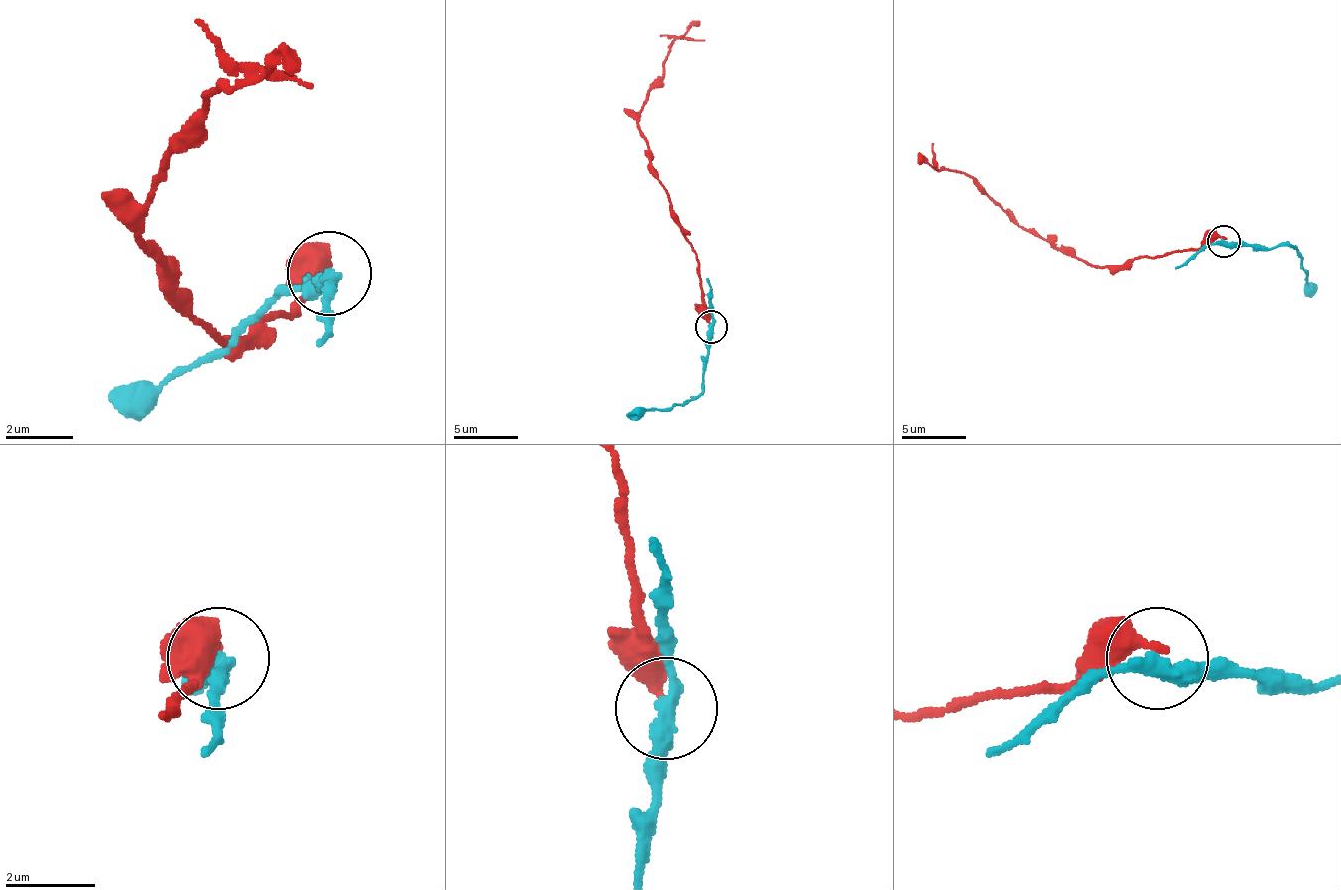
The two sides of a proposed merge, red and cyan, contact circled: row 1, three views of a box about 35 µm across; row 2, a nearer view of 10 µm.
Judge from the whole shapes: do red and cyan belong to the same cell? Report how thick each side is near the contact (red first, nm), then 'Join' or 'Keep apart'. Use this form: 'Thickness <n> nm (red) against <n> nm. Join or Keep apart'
Thickness 320 nm (red) against 360 nm. Keep apart

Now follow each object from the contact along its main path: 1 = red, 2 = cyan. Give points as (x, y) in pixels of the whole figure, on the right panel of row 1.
1: (1224, 240), (1208, 237), (1195, 250), (1137, 256), (1121, 266), (1092, 266), (1020, 227), (962, 172), (917, 162)
2: (1224, 240), (1289, 246), (1305, 269), (1312, 292)

